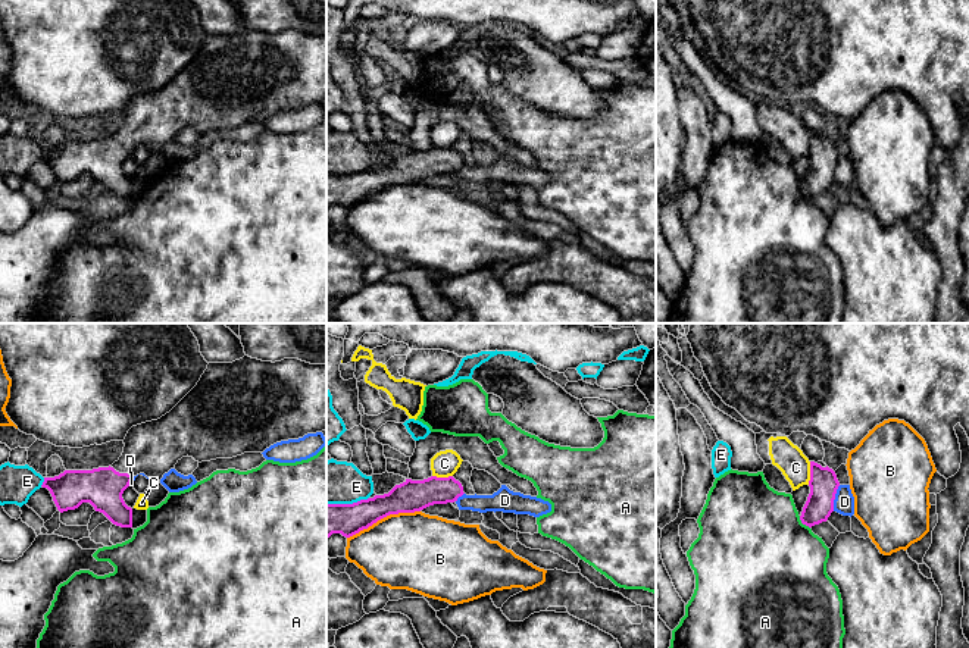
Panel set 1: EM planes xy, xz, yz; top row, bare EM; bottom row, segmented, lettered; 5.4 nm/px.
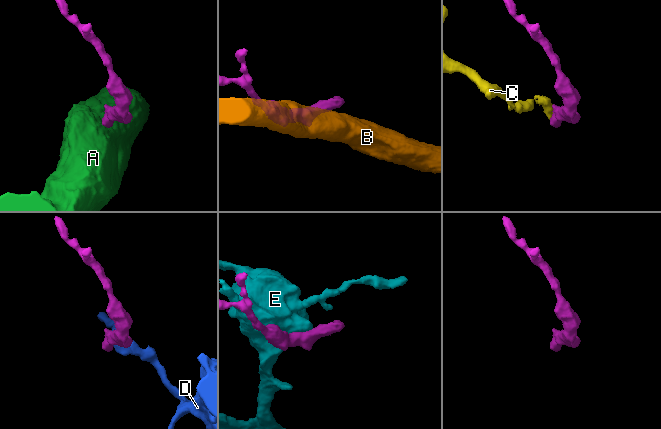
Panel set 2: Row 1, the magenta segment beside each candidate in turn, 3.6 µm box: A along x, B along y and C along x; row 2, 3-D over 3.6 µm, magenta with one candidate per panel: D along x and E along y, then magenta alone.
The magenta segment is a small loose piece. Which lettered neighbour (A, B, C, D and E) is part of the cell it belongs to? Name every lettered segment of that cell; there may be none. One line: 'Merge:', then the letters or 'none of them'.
Merge: none of them

